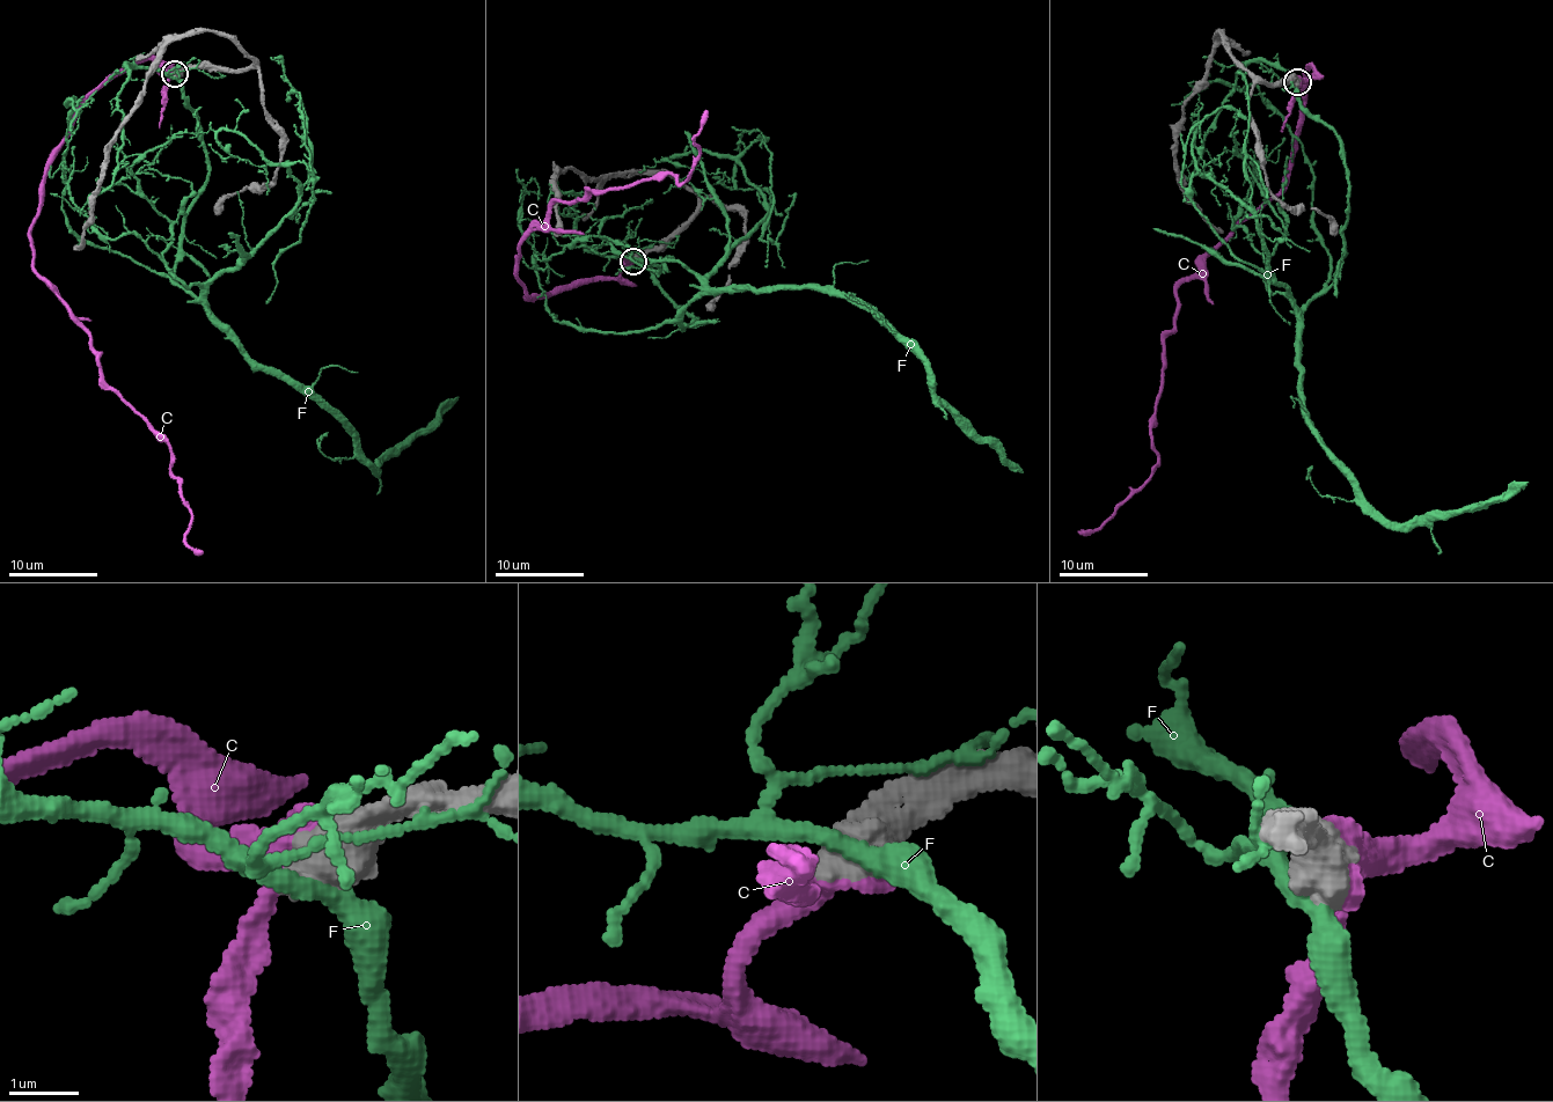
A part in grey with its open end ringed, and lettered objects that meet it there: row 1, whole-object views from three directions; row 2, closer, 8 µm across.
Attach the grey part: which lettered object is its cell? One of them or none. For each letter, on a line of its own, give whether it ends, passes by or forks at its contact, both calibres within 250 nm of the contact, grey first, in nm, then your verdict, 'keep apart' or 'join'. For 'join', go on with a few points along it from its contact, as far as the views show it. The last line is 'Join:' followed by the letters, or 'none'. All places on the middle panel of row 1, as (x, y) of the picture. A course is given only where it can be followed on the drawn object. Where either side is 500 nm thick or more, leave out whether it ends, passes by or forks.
C: 850/440 nm | join | via (634, 259), (617, 279), (532, 300), (517, 273), (521, 239), (557, 201), (667, 173), (687, 181), (707, 110)
F: 750/320 nm | keep apart
Join: C

